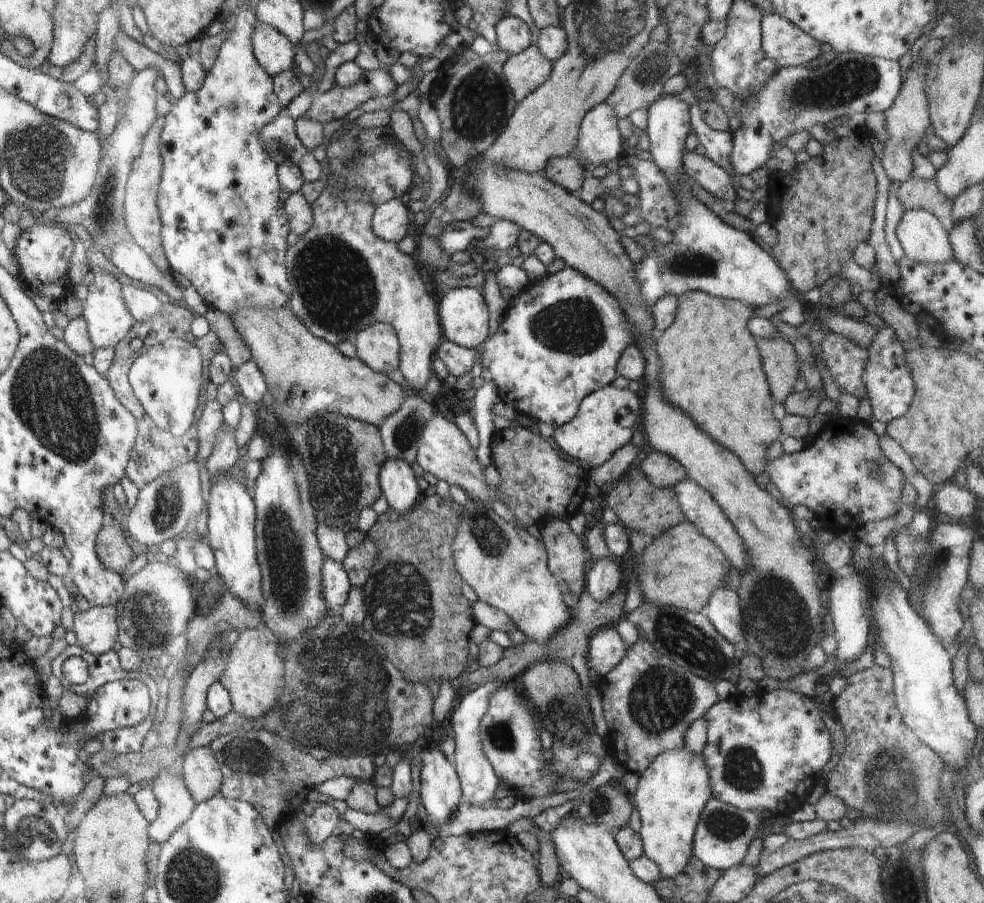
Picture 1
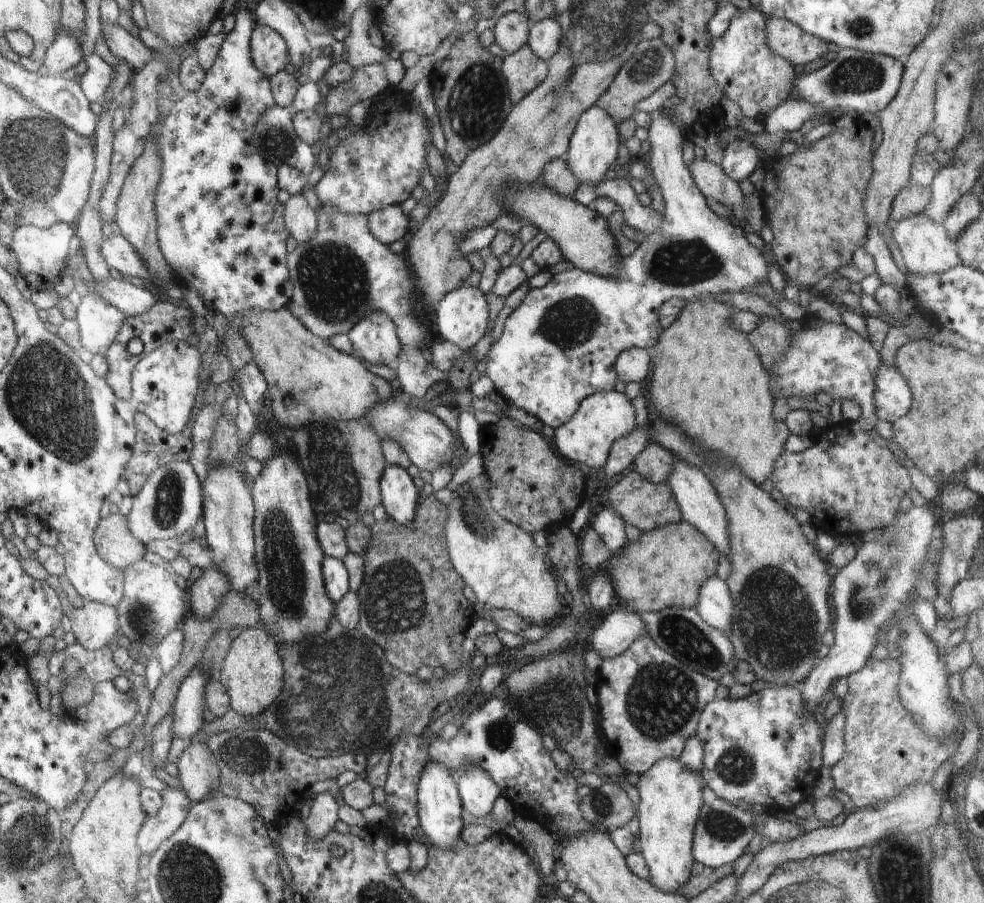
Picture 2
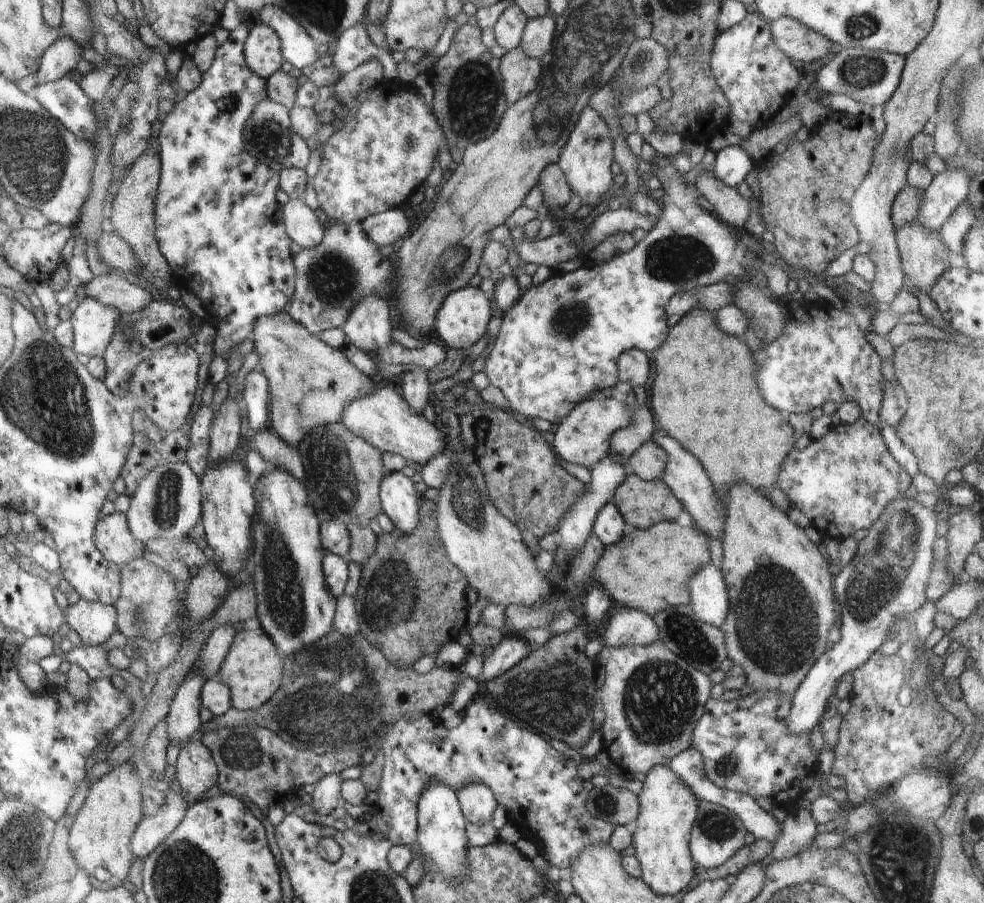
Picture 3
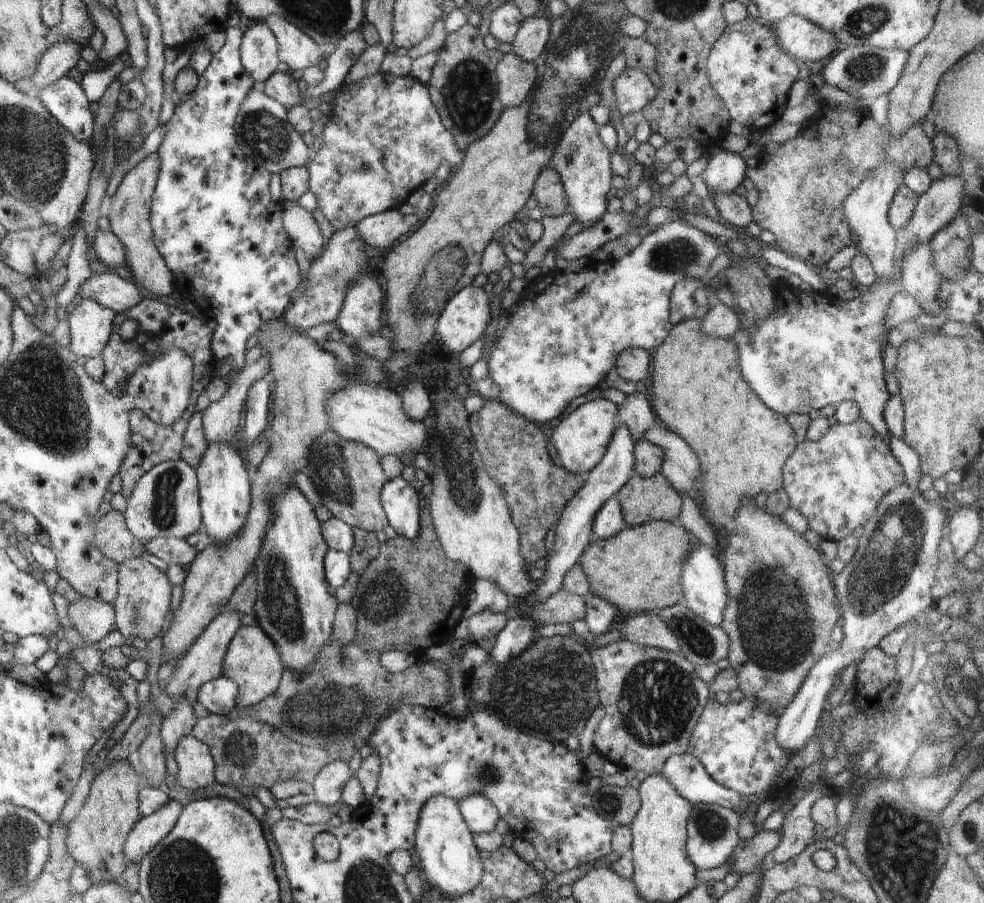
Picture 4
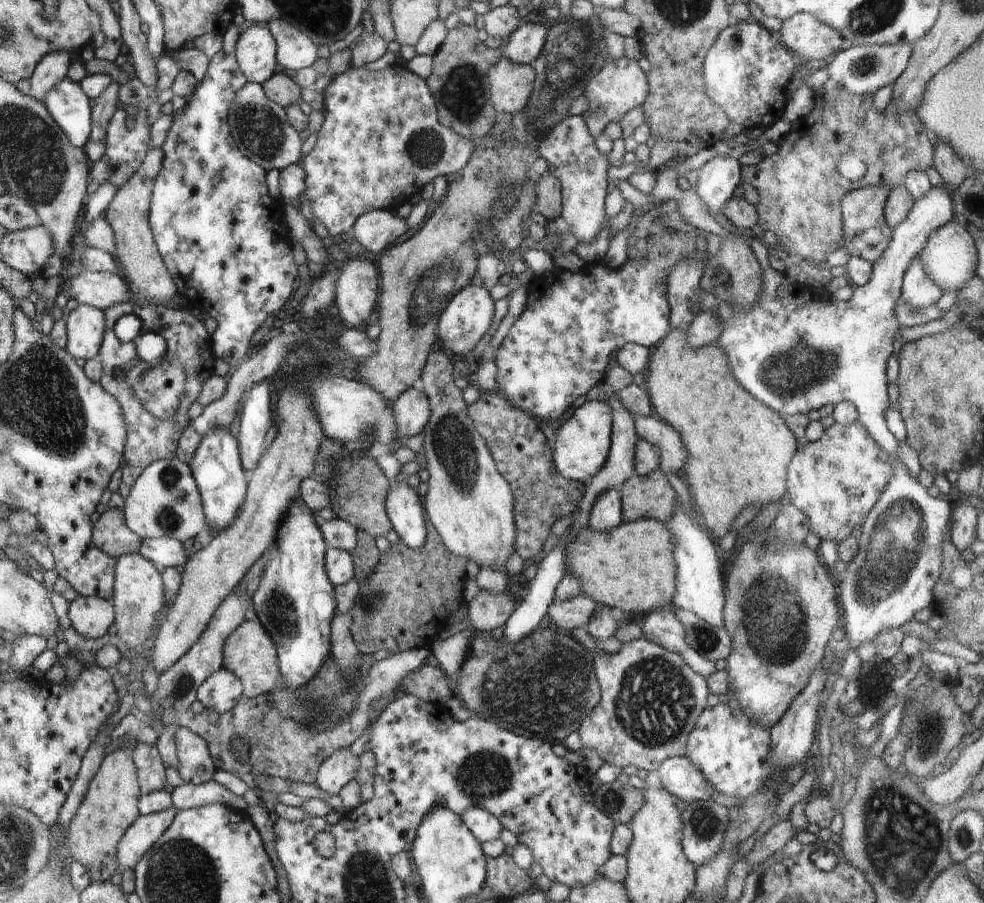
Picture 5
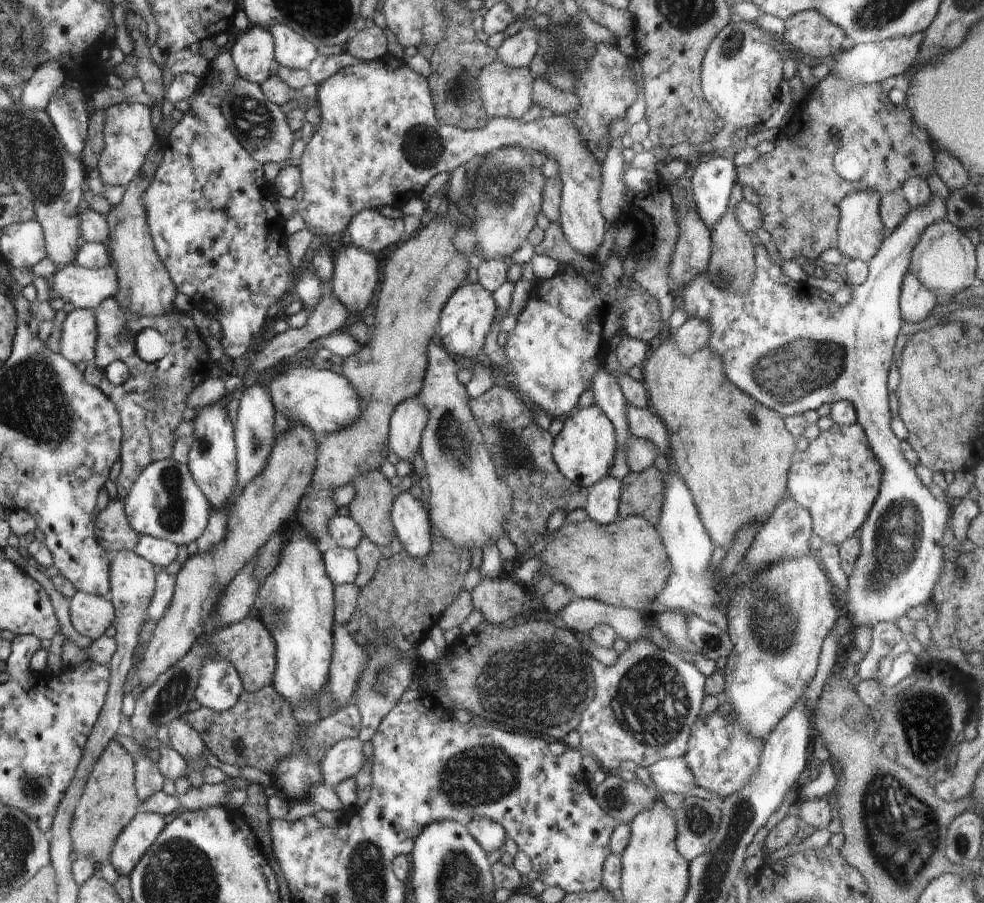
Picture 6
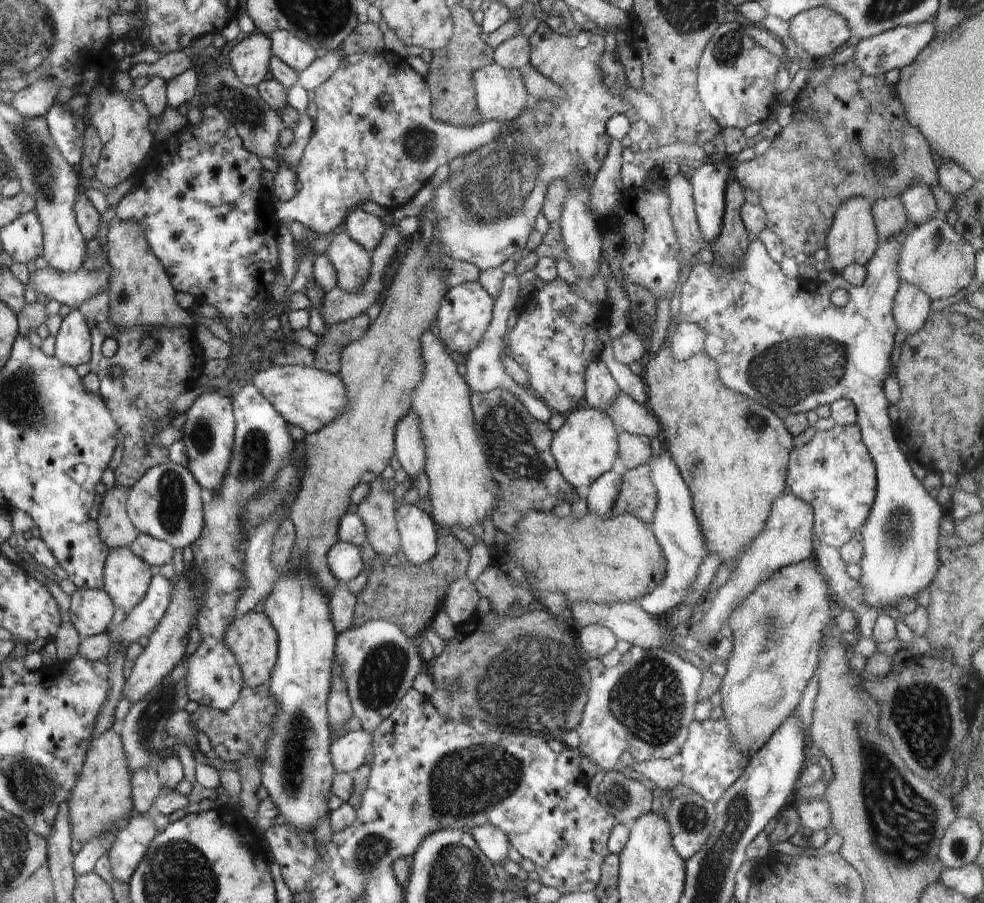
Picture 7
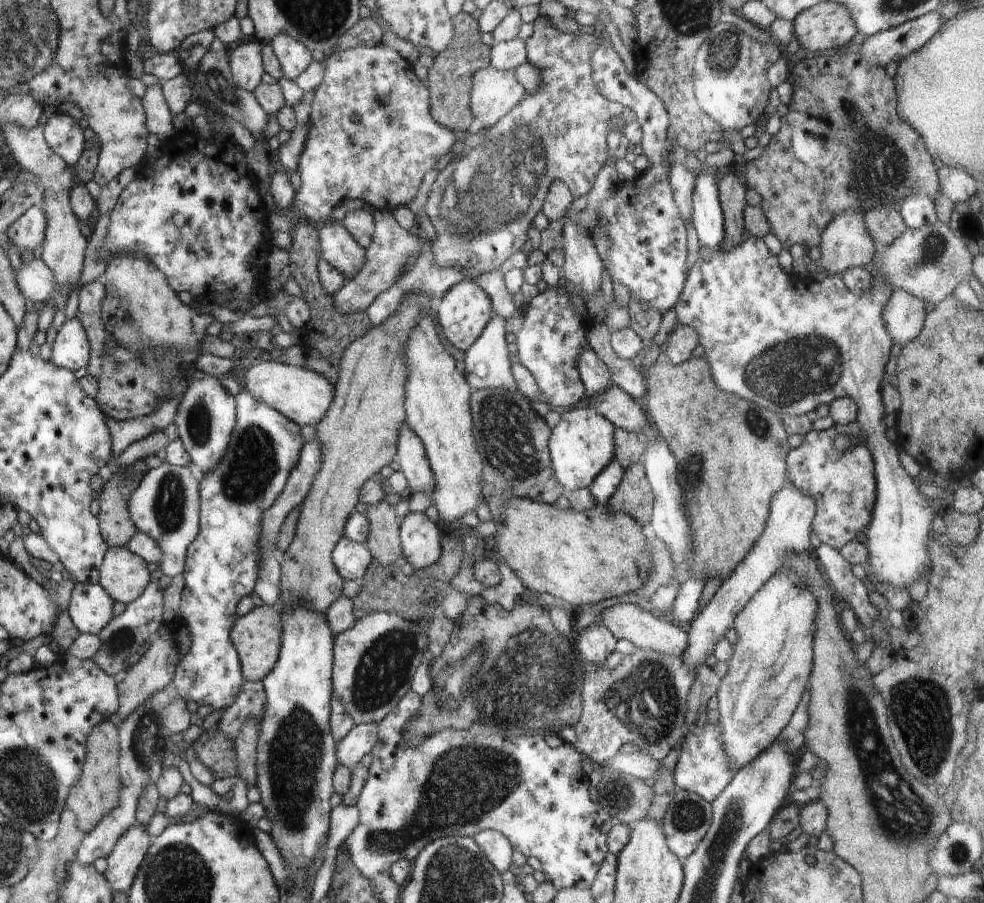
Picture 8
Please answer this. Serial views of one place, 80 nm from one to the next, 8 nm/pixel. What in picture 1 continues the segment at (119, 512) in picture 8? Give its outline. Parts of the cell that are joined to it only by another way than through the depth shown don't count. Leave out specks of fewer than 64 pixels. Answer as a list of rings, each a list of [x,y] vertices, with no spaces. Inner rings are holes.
[[[114,517],[108,520],[106,526],[102,526],[97,539],[97,555],[100,556],[101,562],[109,570],[116,571],[120,575],[128,570],[136,558],[126,538],[123,518]]]

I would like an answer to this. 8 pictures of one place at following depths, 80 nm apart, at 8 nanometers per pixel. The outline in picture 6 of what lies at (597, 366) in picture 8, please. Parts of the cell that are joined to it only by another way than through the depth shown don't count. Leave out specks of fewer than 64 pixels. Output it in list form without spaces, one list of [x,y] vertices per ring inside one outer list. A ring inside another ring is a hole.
[[[604,367],[592,376],[589,390],[593,394],[594,405],[598,406],[614,424],[618,452],[616,452],[616,460],[609,476],[622,481],[626,474],[631,474],[626,464],[626,440],[631,436],[628,420],[626,420],[626,408],[629,403],[622,395],[617,380],[612,374],[608,374]]]

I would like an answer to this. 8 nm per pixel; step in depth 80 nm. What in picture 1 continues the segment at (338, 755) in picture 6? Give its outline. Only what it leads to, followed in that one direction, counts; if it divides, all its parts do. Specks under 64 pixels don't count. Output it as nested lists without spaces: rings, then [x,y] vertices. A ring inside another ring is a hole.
[[[317,804],[314,813],[306,819],[304,824],[308,843],[320,845],[331,835],[338,833],[339,820],[339,812],[332,804]]]

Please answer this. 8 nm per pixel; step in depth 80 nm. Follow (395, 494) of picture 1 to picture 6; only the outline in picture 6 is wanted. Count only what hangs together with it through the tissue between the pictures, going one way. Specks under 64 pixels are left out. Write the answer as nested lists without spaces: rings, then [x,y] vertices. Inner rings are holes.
[[[409,491],[394,498],[392,523],[403,550],[410,558],[424,558],[432,546],[432,529],[427,507]]]

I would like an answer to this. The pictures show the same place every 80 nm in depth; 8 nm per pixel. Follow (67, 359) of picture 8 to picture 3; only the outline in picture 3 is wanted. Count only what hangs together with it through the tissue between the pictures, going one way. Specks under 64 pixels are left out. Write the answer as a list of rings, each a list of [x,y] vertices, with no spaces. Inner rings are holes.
[[[86,297],[70,318],[73,330],[73,352],[82,354],[85,359],[90,357],[103,357],[108,349],[113,335],[116,333],[117,322],[120,320],[120,313],[110,306],[104,306],[96,298]]]

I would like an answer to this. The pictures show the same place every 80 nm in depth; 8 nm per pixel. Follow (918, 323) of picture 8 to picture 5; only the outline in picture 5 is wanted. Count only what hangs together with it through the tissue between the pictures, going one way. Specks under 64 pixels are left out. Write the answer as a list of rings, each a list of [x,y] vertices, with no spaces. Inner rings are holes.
[[[914,258],[903,278],[901,300],[914,310],[924,310],[938,303],[943,292],[926,276],[920,258]]]

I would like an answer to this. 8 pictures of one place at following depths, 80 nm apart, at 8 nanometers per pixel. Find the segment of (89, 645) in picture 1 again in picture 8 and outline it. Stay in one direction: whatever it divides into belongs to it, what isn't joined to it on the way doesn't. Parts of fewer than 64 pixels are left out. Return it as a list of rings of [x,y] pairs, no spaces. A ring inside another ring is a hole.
[[[74,583],[67,612],[78,633],[98,635],[111,621],[112,596],[99,584]]]

